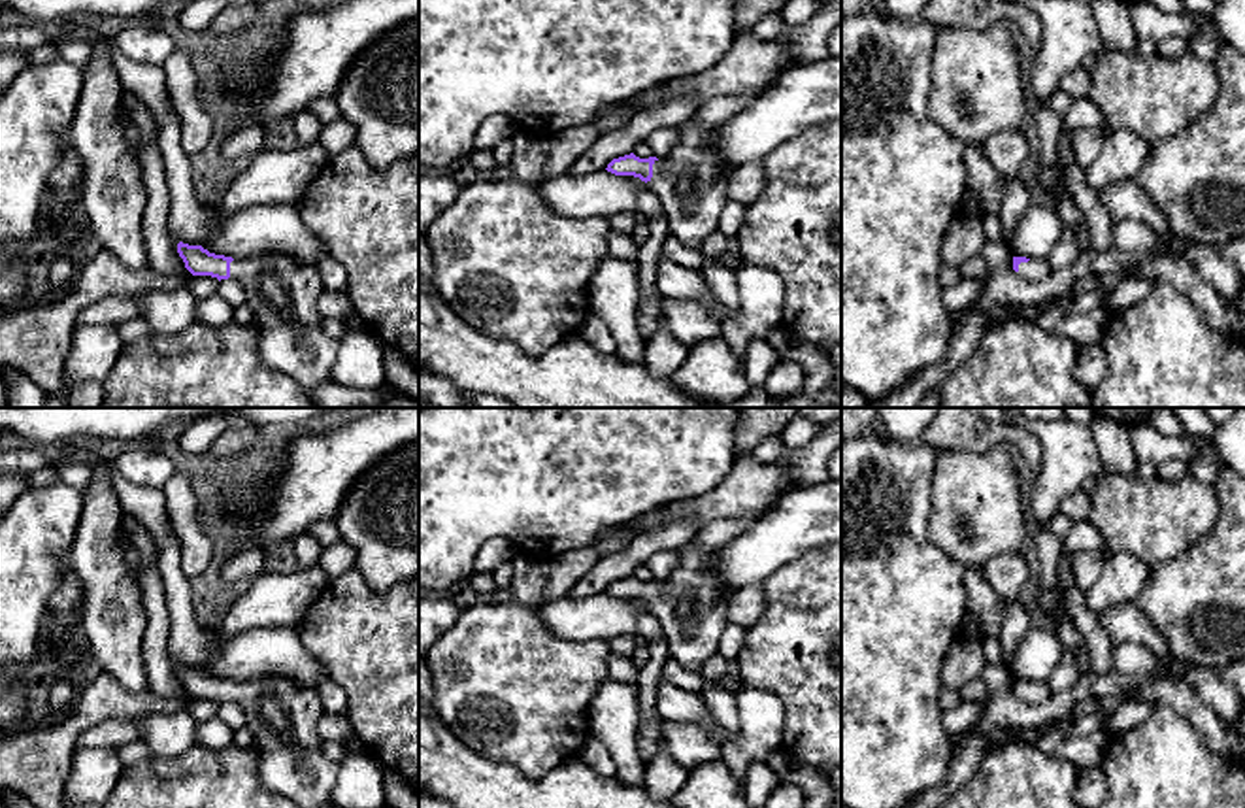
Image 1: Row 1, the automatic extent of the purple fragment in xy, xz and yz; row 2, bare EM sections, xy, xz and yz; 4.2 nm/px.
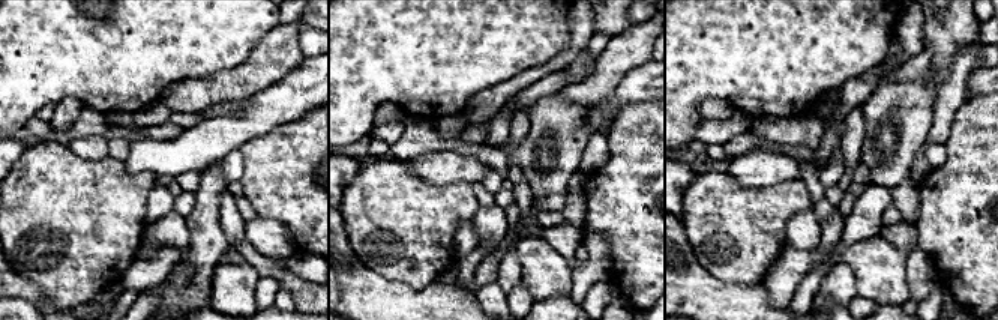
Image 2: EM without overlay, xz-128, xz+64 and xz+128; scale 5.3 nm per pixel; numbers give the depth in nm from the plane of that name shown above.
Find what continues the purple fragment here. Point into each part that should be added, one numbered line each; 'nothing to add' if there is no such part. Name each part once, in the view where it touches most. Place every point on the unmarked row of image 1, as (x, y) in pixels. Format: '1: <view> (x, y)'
1: xz (691, 605)

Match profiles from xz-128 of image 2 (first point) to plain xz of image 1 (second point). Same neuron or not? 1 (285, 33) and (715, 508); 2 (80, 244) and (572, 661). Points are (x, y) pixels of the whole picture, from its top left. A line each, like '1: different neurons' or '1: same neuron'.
1: same neuron
2: same neuron

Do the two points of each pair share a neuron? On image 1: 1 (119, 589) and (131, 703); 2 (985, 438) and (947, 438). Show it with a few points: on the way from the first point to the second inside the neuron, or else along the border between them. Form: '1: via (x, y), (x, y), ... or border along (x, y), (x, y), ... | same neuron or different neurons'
1: border along (102, 669), (134, 693), (149, 691) | different neurons
2: via (976, 438), (957, 438) | same neuron

